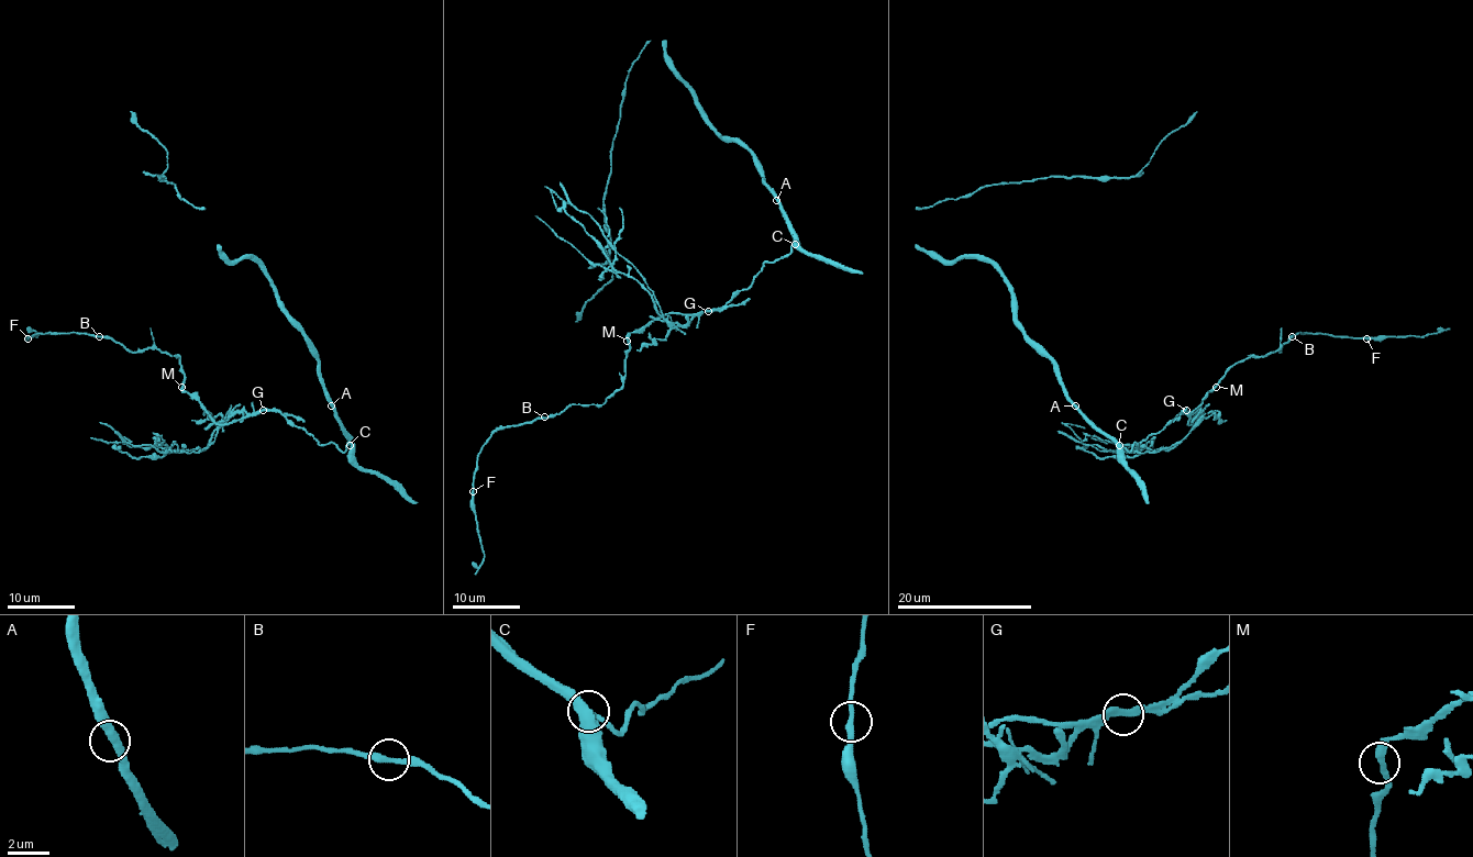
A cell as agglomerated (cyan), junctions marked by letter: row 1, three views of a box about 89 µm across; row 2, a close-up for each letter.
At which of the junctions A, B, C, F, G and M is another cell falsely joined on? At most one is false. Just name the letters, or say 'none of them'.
G

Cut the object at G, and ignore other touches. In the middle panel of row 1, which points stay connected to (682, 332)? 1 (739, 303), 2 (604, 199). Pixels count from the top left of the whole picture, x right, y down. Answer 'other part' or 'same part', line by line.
1: same part
2: other part

